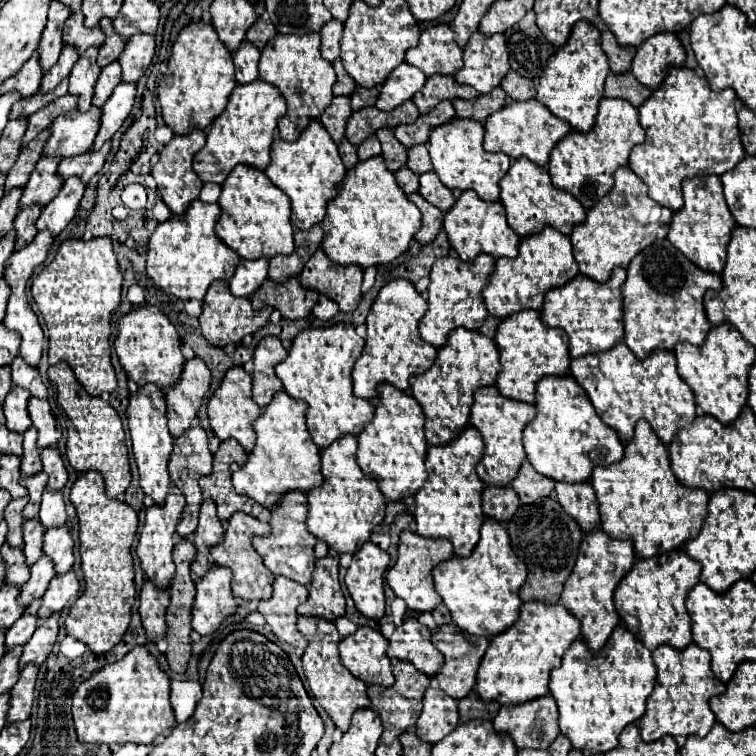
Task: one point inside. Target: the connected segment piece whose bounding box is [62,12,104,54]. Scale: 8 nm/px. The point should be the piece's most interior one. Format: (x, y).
(74, 34)

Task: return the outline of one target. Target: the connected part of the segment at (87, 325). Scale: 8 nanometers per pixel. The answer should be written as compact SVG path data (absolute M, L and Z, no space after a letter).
M108 236L92 238L88 242L86 240L62 242L54 260L32 282L32 298L48 326L50 364L58 364L60 360L68 362L78 382L90 396L100 396L102 392L116 390L116 372L114 366L110 364L110 314L120 304L120 290L122 290L122 274L118 270L118 262L112 252L112 240Z

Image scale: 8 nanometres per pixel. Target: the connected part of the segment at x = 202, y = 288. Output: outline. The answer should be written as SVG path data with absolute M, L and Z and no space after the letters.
M194 200L184 214L174 214L166 222L160 222L156 226L148 242L148 260L146 260L146 272L156 286L160 286L162 290L180 300L190 298L202 300L208 286L214 280L220 278L230 280L230 276L238 266L240 256L214 234L214 224L218 222L218 216L220 216L218 204Z

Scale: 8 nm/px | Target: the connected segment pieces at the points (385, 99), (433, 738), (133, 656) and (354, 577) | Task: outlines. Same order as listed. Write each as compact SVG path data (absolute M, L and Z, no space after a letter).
M402 62L382 82L382 90L376 100L376 108L390 112L392 108L400 106L404 100L410 100L414 92L422 88L424 82L426 82L426 76L418 68L410 66L408 62Z
M430 686L424 692L422 704L424 706L416 722L416 732L422 740L436 744L438 740L442 740L446 734L450 734L458 726L460 722L458 702L446 692L442 692L442 688Z
M134 646L122 660L106 664L78 686L72 716L80 742L150 744L158 734L176 726L170 704L170 676L146 646Z
M366 542L352 558L346 572L346 588L366 618L380 620L384 616L384 572L390 564L388 552Z

